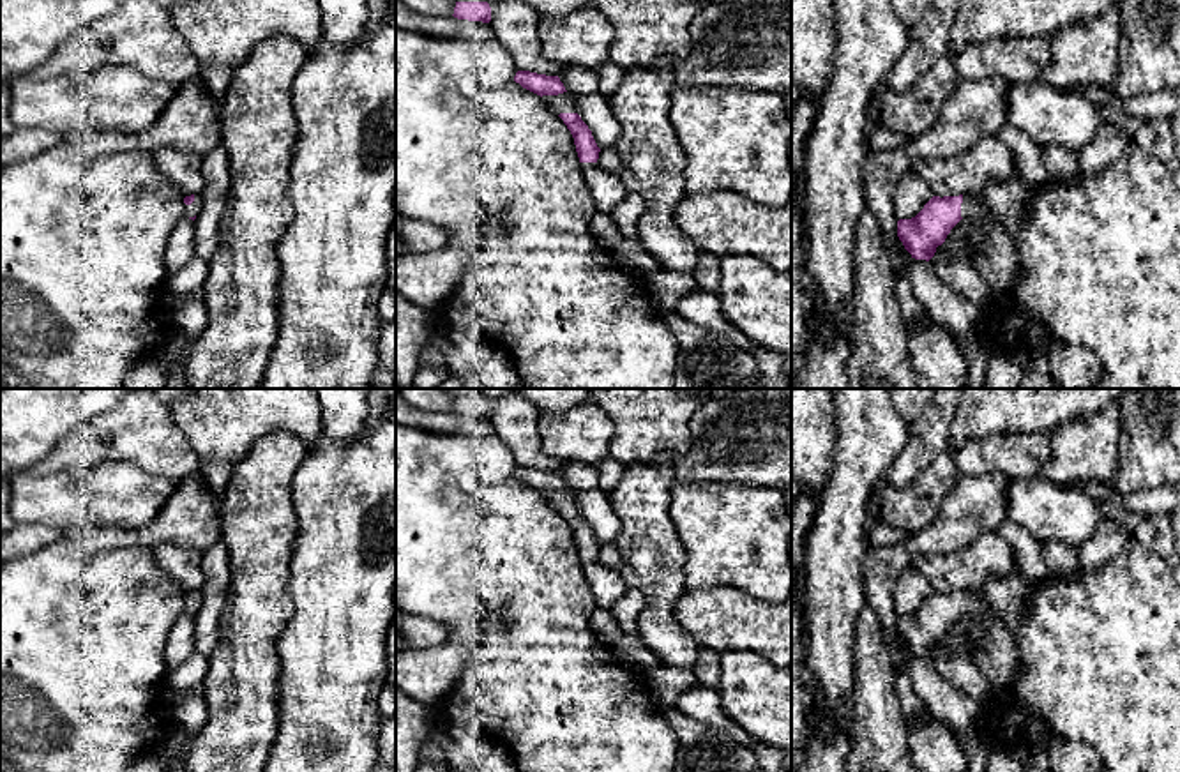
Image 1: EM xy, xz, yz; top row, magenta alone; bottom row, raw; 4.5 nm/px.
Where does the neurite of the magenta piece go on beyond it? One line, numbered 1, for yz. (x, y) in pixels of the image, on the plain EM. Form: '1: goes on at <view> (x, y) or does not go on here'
1: goes on at yz (970, 605)

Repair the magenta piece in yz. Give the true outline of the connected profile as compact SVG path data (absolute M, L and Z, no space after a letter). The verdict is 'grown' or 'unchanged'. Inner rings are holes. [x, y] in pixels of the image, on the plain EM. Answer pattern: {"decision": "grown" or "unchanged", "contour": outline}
{"decision": "grown", "contour": "M973 590L933 592L915 613L897 617L897 632L911 654L929 657L961 615L996 618Z"}

